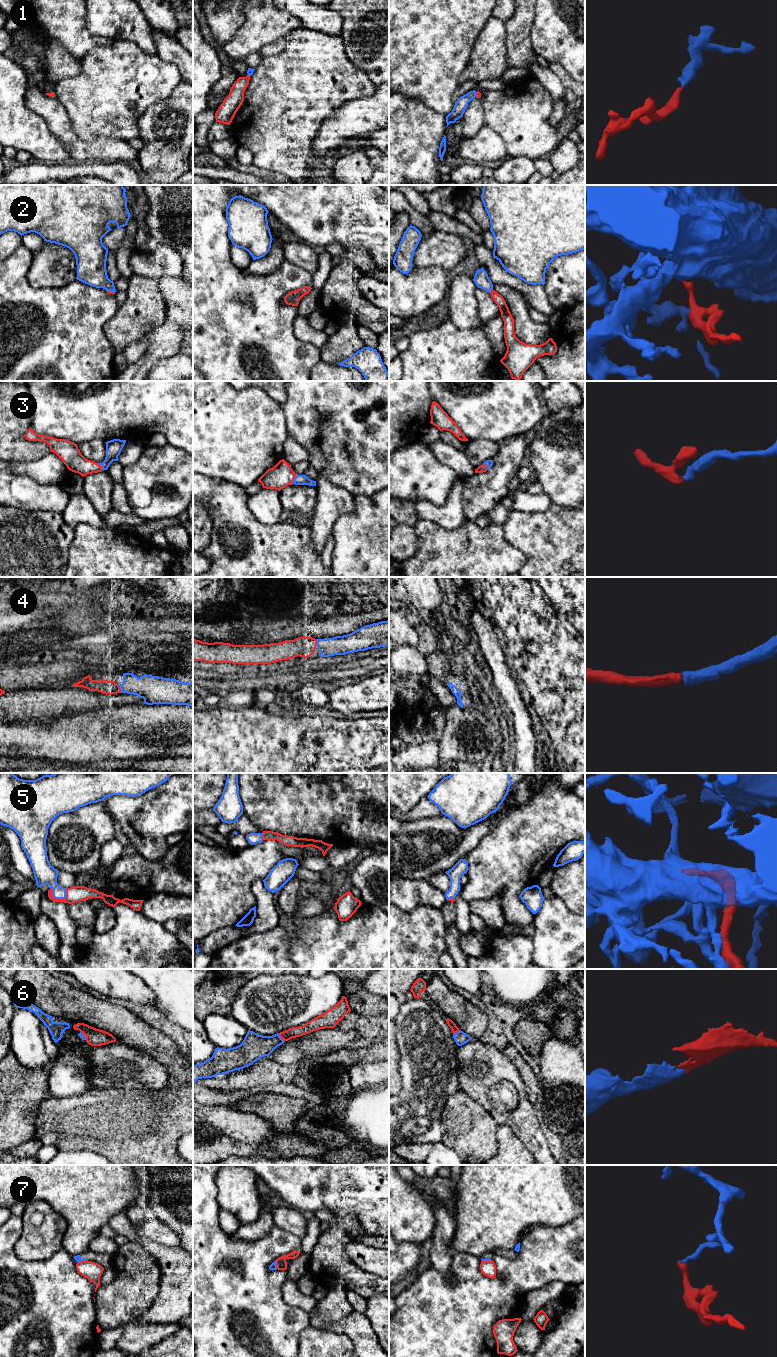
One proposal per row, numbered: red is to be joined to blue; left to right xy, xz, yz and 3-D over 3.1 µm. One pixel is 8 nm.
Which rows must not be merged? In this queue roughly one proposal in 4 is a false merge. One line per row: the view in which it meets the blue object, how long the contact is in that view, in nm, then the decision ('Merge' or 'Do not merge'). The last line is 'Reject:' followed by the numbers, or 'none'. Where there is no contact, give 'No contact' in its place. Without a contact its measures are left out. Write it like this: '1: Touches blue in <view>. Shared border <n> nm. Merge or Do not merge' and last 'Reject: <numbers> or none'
1: Touches blue in yz. Shared border 40 nm. Merge
2: Touches blue in yz. Shared border 40 nm. Merge
3: Touches blue in xz. Shared border 80 nm. Merge
4: Touches blue in xy. Shared border 70 nm. Merge
5: Touches blue in xy. Shared border 160 nm. Merge
6: Touches blue in xz. Shared border 90 nm. Merge
7: Touches blue in xy. Shared border 90 nm. Do not merge
Reject: 7

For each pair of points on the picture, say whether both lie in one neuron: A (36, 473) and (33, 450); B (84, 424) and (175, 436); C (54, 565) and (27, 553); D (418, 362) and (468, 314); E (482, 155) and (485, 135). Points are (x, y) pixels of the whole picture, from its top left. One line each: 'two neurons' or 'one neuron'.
A: two neurons
B: one neuron
C: one neuron
D: two neurons
E: one neuron

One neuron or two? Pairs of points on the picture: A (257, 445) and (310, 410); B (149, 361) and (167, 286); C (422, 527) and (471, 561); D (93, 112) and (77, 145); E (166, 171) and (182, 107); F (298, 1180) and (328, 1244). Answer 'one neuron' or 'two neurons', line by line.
A: two neurons
B: one neuron
C: one neuron
D: two neurons
E: one neuron
F: two neurons

